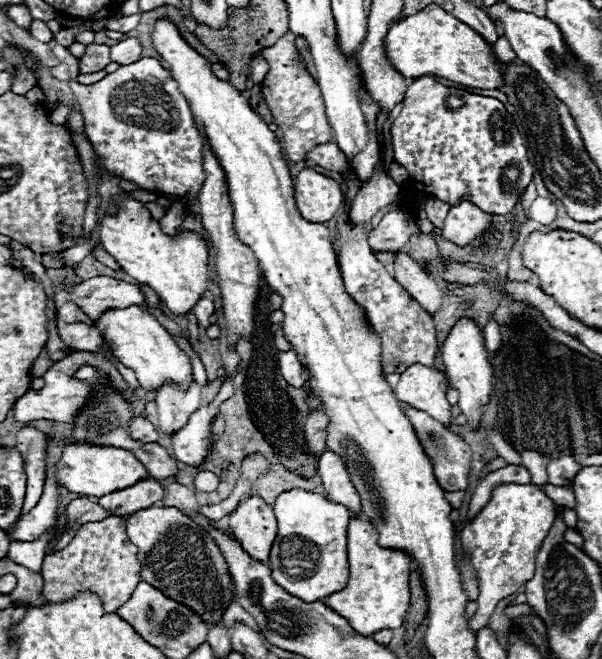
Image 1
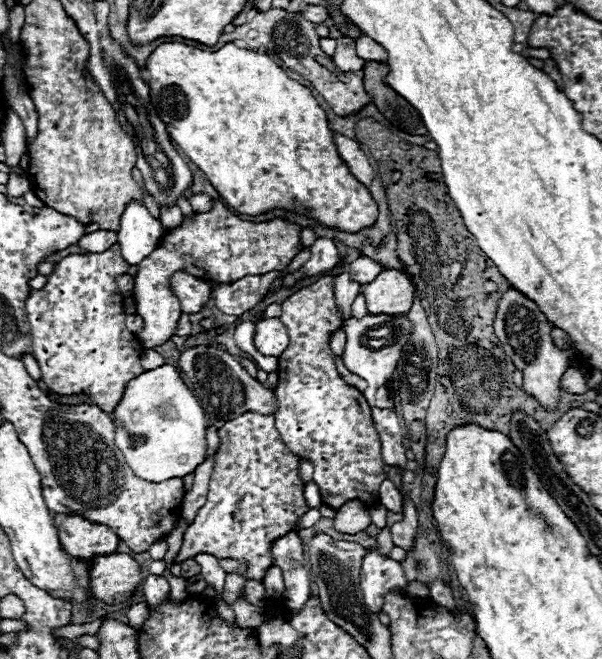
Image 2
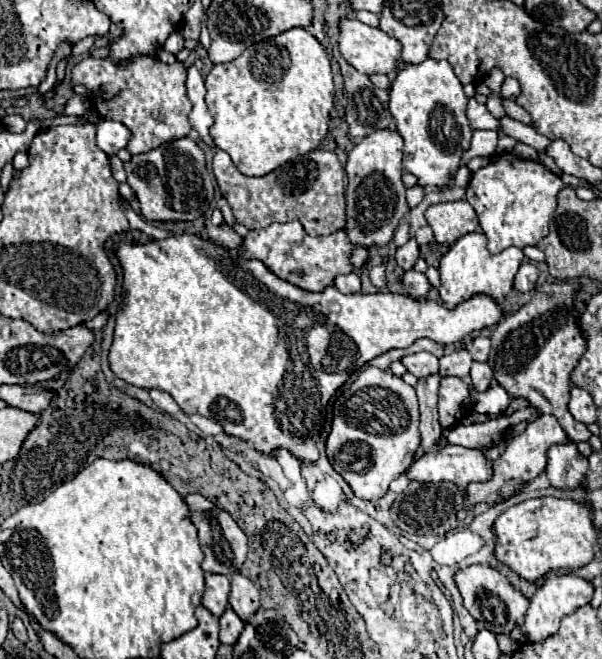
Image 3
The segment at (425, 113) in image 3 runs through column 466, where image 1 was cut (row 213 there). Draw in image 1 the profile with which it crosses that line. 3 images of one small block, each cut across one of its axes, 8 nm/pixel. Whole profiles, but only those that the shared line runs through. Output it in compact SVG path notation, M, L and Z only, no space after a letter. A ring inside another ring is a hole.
M98 182L98 192L102 196L102 206L98 208L98 220L100 220L100 244L108 254L114 256L114 260L140 284L148 284L166 310L174 316L190 312L196 302L206 292L206 270L210 264L210 248L204 244L204 240L198 234L178 234L174 238L168 238L162 234L160 224L152 220L150 212L144 208L138 200L124 200L122 210L118 216L104 216L104 208L108 204L110 194L120 194L122 190L110 182Z

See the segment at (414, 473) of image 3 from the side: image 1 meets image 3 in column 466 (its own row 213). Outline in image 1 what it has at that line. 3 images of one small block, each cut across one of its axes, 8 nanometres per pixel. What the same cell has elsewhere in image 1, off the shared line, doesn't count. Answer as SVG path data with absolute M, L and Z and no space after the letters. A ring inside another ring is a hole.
M462 202L450 208L440 234L458 246L468 246L474 244L482 232L490 230L490 226L492 218L488 214L484 214L476 204Z

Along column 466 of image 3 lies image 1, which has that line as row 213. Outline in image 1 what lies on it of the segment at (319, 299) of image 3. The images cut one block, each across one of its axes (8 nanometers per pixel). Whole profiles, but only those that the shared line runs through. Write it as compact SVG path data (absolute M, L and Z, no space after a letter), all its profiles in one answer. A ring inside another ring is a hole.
M302 168L294 176L294 198L298 212L308 222L328 222L342 204L338 182L312 168Z

